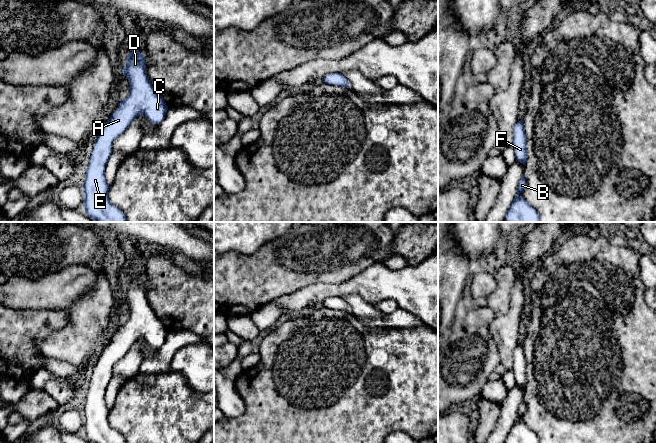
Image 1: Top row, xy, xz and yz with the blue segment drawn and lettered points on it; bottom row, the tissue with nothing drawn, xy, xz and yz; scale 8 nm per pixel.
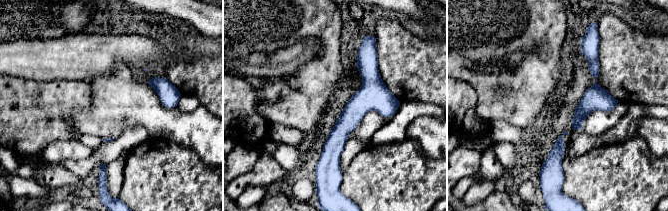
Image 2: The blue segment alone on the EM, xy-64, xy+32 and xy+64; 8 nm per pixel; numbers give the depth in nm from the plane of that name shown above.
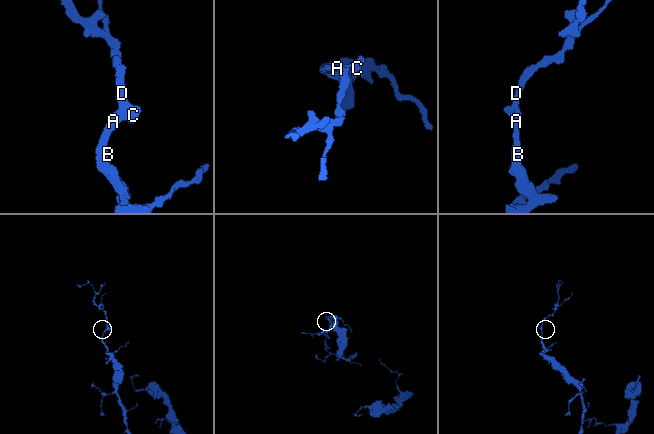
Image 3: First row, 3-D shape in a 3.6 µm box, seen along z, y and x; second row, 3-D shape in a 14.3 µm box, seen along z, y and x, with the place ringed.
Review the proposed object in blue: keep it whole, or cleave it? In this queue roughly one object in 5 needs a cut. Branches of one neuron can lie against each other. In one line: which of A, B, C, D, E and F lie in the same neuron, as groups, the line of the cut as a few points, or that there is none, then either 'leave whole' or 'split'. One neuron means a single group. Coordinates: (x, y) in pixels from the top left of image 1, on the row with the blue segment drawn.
A B C D E F; no cut; leave whole

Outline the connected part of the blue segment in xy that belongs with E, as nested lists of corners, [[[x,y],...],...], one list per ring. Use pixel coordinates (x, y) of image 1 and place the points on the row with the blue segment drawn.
[[[133,50],[127,57],[124,67],[121,71],[129,81],[130,92],[128,96],[120,100],[117,109],[112,113],[98,134],[94,143],[89,164],[85,173],[85,182],[83,186],[83,205],[89,218],[96,222],[127,222],[124,213],[114,206],[108,198],[109,185],[105,179],[105,166],[112,154],[112,145],[116,138],[124,133],[134,119],[139,116],[145,116],[151,123],[160,124],[166,115],[168,107],[163,98],[152,86],[145,65],[145,57],[138,50]]]

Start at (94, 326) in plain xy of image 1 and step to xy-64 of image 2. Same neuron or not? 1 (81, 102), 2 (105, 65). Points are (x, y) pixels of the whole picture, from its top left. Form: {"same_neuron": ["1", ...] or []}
{"same_neuron": []}

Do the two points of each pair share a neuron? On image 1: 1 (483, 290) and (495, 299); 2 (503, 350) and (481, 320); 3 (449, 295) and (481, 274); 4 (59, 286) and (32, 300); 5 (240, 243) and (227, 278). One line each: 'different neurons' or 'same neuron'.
1: different neurons
2: different neurons
3: different neurons
4: same neuron
5: different neurons

